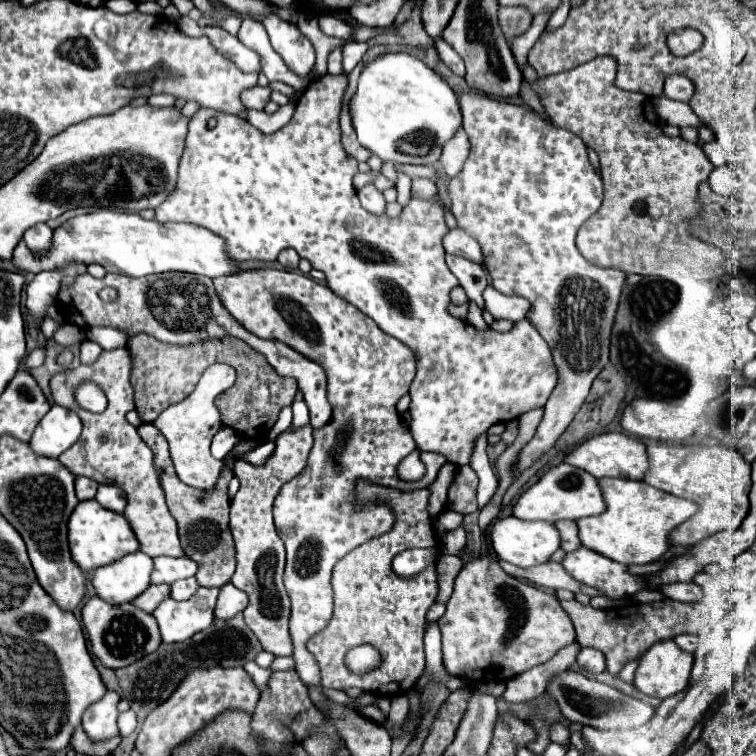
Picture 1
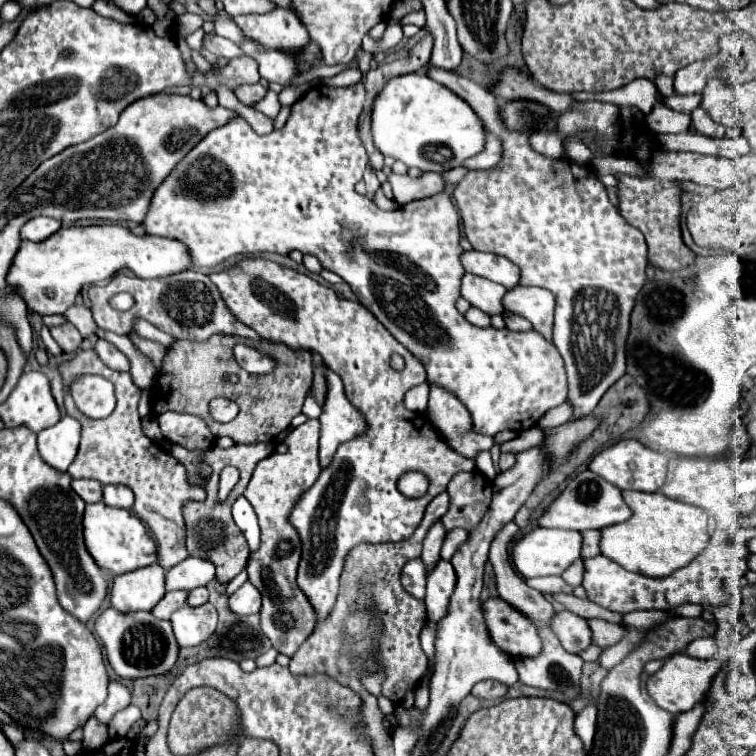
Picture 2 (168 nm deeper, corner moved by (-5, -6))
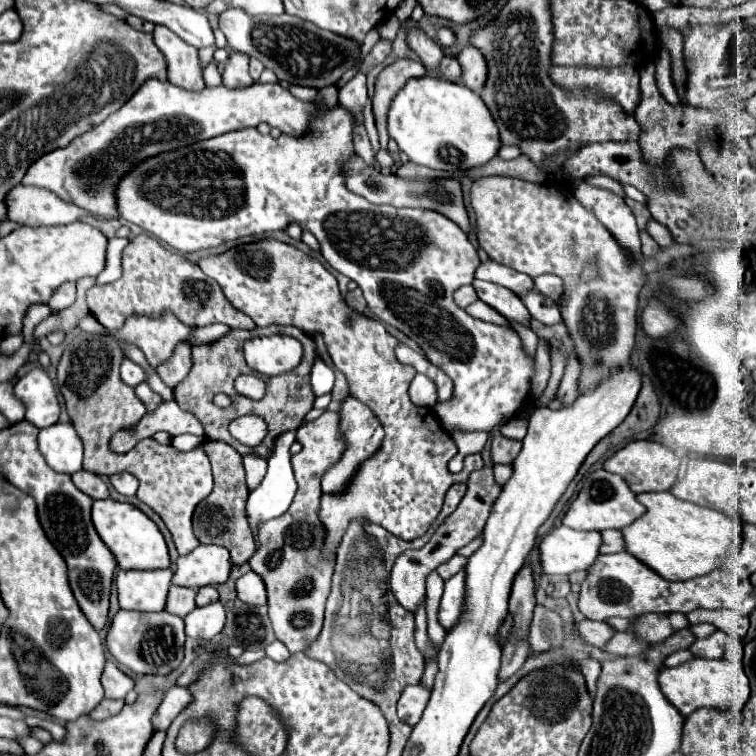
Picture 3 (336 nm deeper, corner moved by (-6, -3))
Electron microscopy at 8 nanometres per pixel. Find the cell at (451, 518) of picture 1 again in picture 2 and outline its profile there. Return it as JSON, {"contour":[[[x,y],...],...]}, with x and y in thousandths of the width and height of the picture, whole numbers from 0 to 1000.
{"contour":[[[595,701],[595,706],[590,706],[590,712],[587,712],[582,735],[585,735],[587,741],[595,741],[598,733],[603,730],[603,725],[606,725],[616,712],[619,712],[619,704],[616,704],[616,701]]]}

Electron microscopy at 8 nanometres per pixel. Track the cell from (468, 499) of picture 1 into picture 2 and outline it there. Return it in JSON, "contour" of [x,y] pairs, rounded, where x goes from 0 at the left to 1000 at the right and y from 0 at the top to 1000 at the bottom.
{"contour":[[[608,624],[593,640],[595,669],[585,683],[590,701],[624,701],[640,683],[651,661],[651,638],[638,624]]]}

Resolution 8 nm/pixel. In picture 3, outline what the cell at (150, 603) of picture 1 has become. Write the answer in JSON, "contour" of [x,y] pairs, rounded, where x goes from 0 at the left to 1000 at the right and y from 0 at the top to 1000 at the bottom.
{"contour":[[[226,774],[224,790],[221,790],[221,808],[234,816],[250,813],[258,806],[258,787],[261,787],[258,779]]]}

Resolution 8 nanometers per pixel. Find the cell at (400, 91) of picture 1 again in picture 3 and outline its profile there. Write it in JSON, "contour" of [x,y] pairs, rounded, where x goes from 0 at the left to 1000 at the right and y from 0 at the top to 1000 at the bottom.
{"contour":[[[567,99],[544,104],[520,131],[520,139],[515,144],[515,181],[525,187],[528,197],[546,216],[562,218],[562,221],[570,221],[578,226],[602,229],[602,231],[610,231],[620,224],[647,216],[663,194],[657,165],[655,165],[649,149],[644,147],[644,139],[639,136],[639,131],[634,131],[634,126],[626,123],[623,118],[618,118],[615,112],[583,107],[583,104],[575,104]]]}

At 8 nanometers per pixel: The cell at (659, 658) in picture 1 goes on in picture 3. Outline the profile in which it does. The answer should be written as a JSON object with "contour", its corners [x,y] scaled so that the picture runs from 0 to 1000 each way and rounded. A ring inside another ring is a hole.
{"contour":[[[919,869],[898,882],[880,882],[872,890],[872,906],[874,906],[877,919],[885,925],[885,930],[893,933],[903,948],[914,946],[917,940],[922,940],[927,935],[940,935],[948,940],[978,938],[991,925],[991,901],[988,901],[985,890],[978,885],[972,885],[972,890],[970,890],[970,882],[962,872],[940,874],[940,872]],[[970,903],[972,903],[972,917],[967,917]]]}

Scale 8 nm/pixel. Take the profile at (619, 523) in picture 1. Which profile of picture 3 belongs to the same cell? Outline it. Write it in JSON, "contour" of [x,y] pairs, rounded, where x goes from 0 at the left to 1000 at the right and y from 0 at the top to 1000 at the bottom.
{"contour":[[[848,652],[843,660],[856,671],[856,679],[824,700],[829,729],[882,769],[909,769],[935,761],[948,753],[962,734],[975,731],[983,716],[980,687],[967,687],[940,671],[914,668],[888,652]]]}

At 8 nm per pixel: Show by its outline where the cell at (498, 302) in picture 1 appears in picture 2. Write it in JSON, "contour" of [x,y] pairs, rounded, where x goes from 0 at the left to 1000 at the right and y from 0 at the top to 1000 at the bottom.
{"contour":[[[680,381],[664,394],[669,413],[685,415],[704,426],[704,431],[730,447],[730,423],[733,423],[733,392],[720,381]]]}

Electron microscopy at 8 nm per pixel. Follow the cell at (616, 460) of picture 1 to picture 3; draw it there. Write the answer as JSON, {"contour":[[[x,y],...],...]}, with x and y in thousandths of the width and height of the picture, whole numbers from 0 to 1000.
{"contour":[[[837,583],[832,589],[827,589],[824,594],[819,594],[808,607],[803,607],[798,618],[806,626],[821,628],[837,652],[856,652],[856,649],[885,649],[890,644],[890,639],[896,636],[898,612],[901,612],[901,607],[874,586]]]}

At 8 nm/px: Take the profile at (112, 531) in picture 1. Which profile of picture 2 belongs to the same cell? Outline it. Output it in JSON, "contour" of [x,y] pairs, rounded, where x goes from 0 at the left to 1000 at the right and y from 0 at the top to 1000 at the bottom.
{"contour":[[[138,664],[116,667],[111,677],[111,720],[124,743],[143,757],[161,759],[177,751],[190,751],[206,743],[206,720],[190,693],[172,677],[161,672],[146,672]]]}

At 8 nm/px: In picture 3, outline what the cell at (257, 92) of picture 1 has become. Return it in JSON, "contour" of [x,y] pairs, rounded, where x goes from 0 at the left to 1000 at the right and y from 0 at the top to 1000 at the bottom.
{"contour":[[[313,67],[303,70],[303,78],[295,89],[295,112],[300,115],[324,115],[332,112],[335,104],[329,102],[329,75]]]}

